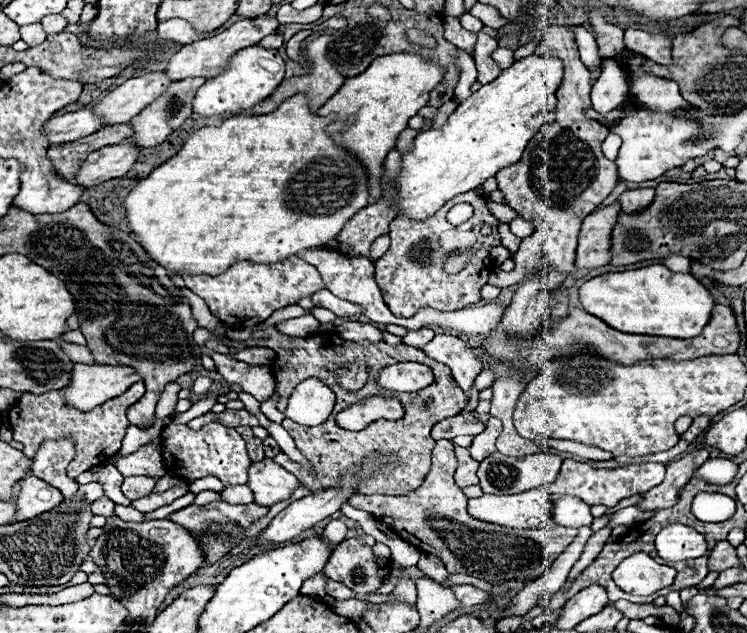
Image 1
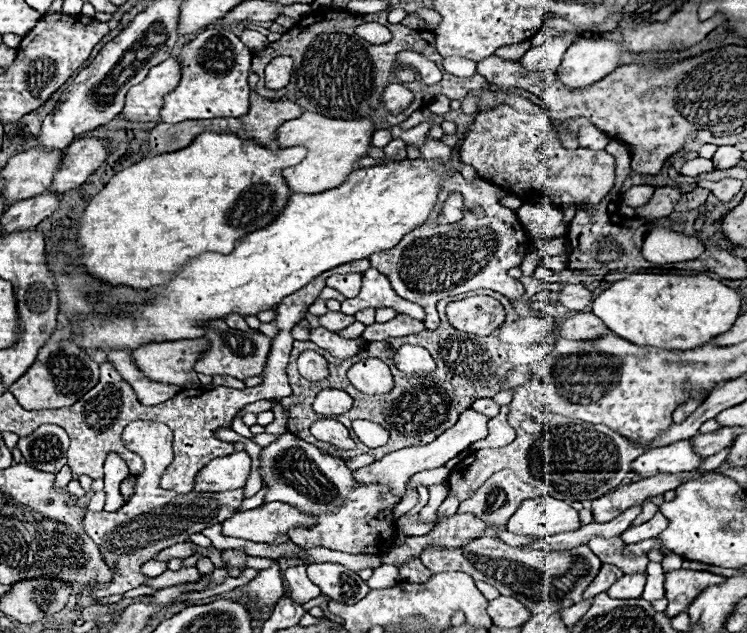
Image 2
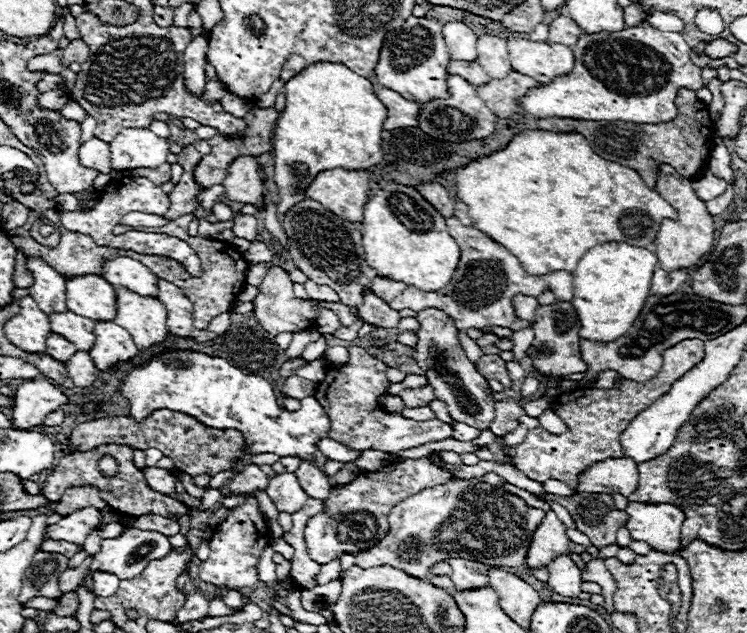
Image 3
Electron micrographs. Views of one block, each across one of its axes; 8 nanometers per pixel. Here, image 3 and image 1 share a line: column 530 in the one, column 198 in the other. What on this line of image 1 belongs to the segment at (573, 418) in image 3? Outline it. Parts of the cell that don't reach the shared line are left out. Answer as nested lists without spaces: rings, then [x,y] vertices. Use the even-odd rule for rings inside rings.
[[[168,422],[161,433],[161,447],[168,474],[188,478],[186,482],[194,482],[194,478],[204,476],[216,476],[226,487],[246,484],[244,476],[252,460],[246,454],[246,442],[234,428],[226,428],[222,424],[206,424],[200,430],[192,430],[184,424]],[[234,444],[238,444],[238,450],[232,448]]]

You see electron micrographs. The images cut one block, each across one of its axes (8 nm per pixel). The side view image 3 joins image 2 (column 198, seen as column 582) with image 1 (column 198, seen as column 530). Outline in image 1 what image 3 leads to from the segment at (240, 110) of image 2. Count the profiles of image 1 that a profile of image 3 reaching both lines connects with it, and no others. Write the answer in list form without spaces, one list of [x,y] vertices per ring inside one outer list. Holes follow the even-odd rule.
[[[250,46],[236,52],[230,62],[228,70],[220,72],[218,76],[206,80],[192,102],[192,110],[200,116],[216,116],[216,114],[234,114],[242,108],[256,106],[260,98],[268,98],[272,90],[284,80],[284,60],[280,58],[278,50],[266,50],[262,46]]]

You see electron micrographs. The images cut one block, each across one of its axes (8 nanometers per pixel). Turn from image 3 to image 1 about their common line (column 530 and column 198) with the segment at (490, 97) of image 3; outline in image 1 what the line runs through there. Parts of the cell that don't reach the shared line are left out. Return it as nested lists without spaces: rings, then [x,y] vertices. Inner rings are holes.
[[[188,78],[188,80],[180,80],[180,82],[172,82],[166,92],[162,96],[158,96],[156,100],[152,100],[138,116],[134,116],[128,124],[132,126],[134,134],[130,136],[132,144],[138,148],[148,148],[148,146],[156,146],[160,142],[164,142],[176,128],[180,128],[184,124],[184,120],[192,114],[192,98],[196,94],[196,90],[206,82],[206,78]]]

